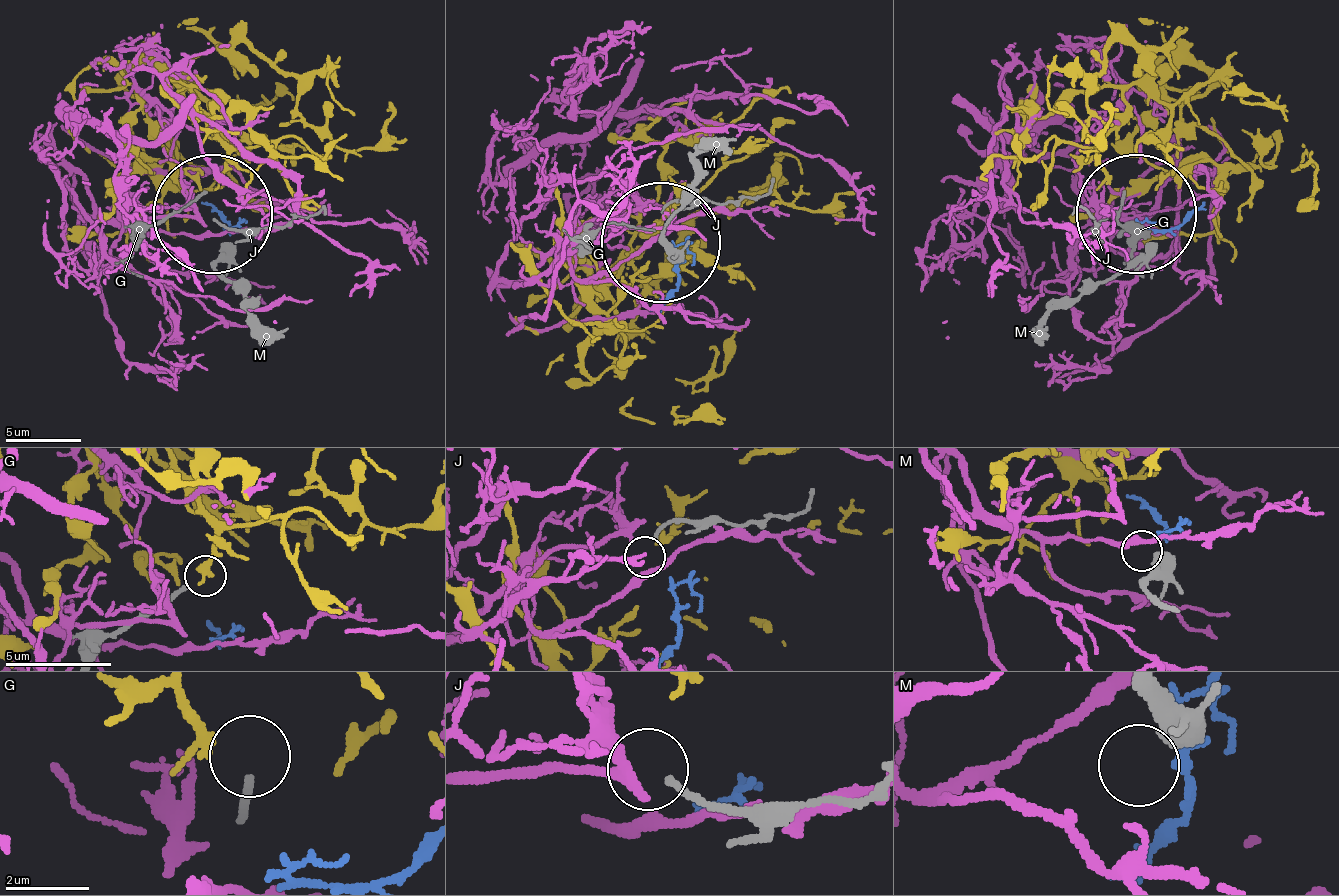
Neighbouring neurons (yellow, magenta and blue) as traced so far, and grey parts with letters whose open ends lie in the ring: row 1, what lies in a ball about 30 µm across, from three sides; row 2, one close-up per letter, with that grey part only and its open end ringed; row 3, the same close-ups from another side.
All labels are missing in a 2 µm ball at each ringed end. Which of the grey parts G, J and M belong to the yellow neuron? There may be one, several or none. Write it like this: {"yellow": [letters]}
{"yellow": []}

